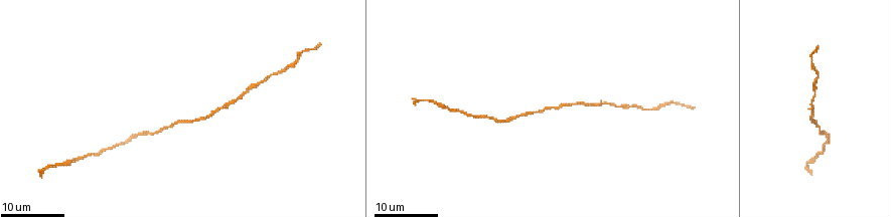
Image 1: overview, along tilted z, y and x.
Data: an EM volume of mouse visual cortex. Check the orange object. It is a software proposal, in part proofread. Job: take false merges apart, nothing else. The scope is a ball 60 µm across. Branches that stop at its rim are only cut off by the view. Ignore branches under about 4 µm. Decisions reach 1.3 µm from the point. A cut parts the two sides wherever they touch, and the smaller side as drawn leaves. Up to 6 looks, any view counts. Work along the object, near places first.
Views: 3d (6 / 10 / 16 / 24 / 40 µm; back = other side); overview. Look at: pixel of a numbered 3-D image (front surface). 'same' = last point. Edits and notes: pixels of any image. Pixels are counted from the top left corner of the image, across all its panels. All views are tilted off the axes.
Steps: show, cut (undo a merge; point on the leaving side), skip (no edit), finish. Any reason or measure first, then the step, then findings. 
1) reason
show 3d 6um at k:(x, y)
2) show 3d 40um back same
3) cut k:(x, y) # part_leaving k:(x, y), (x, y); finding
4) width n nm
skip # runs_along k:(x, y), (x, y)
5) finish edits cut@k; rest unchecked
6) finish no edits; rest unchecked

a narrow waist
show 3d 16um at 1:(572, 103)

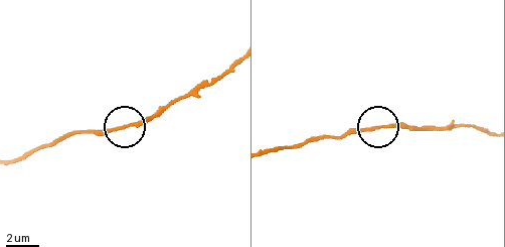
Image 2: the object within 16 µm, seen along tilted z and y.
show 3d 10um at 2:(130, 124)

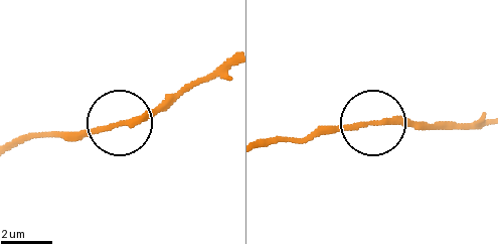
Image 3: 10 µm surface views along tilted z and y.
width 210 nm
skip # runs_along 3:(296, 137), (372, 124), (448, 124); continuous, no second neuron

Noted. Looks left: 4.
sudden change in width
show 3d 16um at 1:(811, 60)

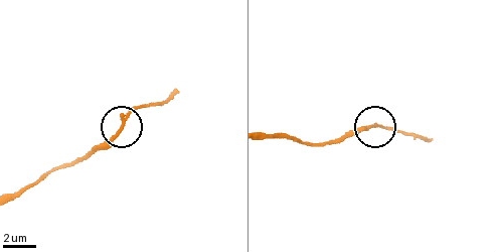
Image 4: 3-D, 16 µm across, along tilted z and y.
show 3d 6um at 4:(372, 126)

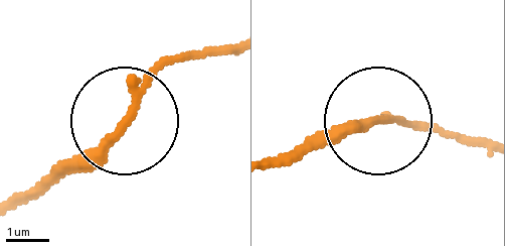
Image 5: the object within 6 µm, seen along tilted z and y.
width 210 nm
skip # runs_along 5:(17, 208), (94, 158), (137, 94), (187, 53); continuous, no second neuron

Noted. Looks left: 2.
calibre changes
show 3d 16um at 1:(815, 93)

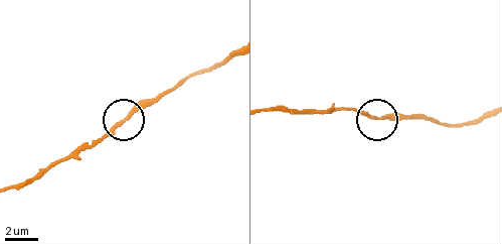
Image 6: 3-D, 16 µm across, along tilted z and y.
show 3d 10um at 6:(121, 122)

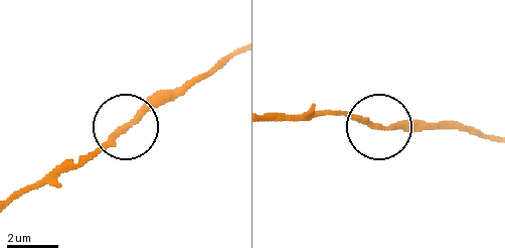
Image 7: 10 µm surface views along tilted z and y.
skip # runs_along 7:(273, 115), (350, 114), (382, 127), (433, 126); all the same neuron

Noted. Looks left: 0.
finish no edits; rest unchecked

